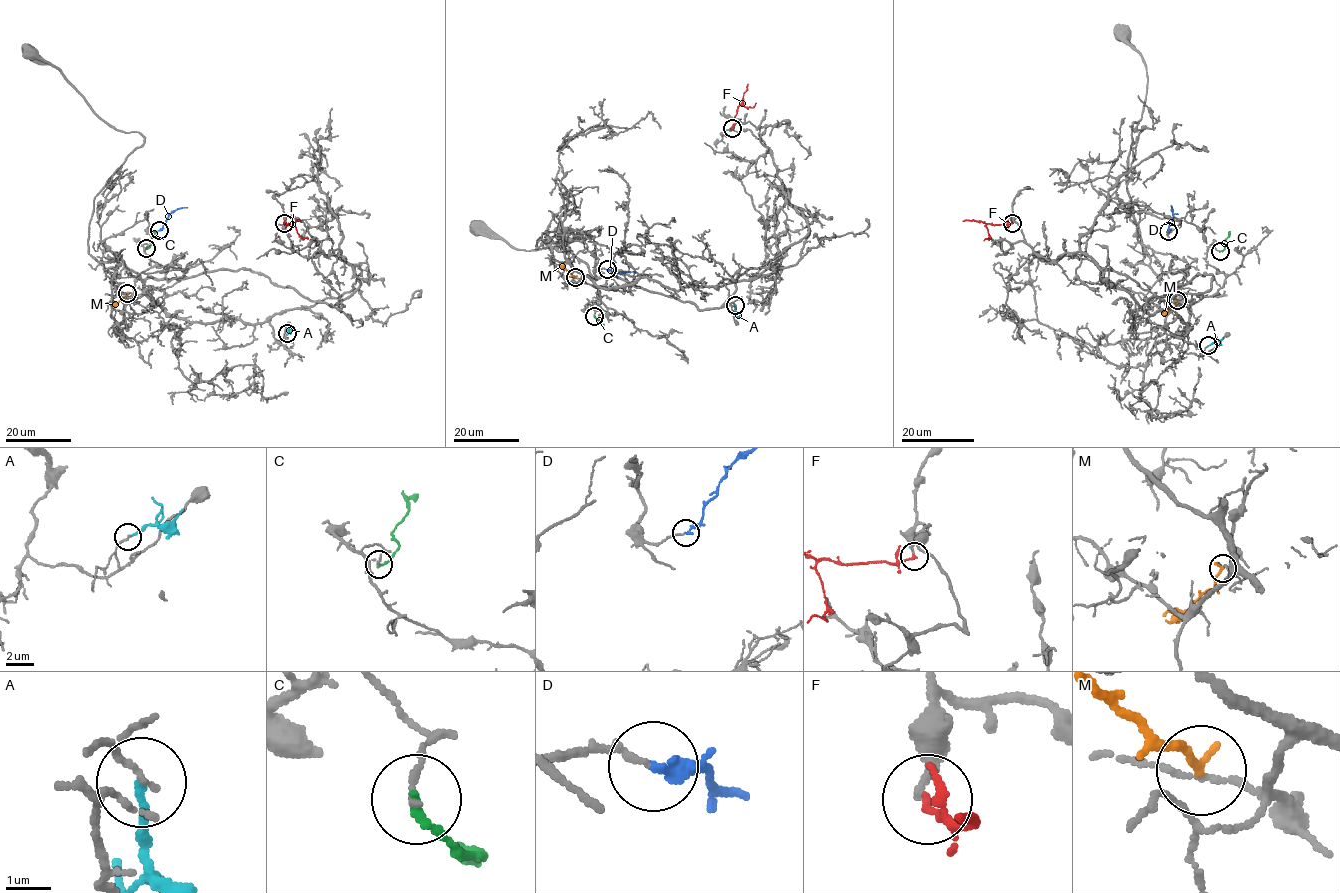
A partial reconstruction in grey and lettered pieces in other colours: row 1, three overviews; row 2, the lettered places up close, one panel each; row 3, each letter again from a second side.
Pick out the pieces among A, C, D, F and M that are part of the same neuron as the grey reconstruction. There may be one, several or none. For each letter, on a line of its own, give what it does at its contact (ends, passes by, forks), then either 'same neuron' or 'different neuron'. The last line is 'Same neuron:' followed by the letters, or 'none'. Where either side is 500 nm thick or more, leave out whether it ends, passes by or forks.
A: it ends there; different neuron
C: it ends there; different neuron
D: it ends there; same neuron
F: it ends there; different neuron
M: it ends there; different neuron
Same neuron: D

